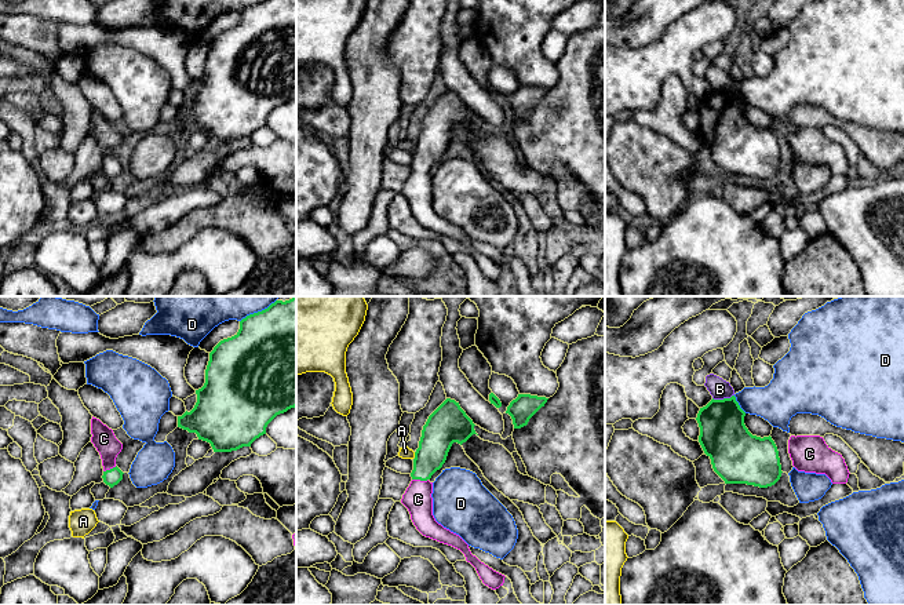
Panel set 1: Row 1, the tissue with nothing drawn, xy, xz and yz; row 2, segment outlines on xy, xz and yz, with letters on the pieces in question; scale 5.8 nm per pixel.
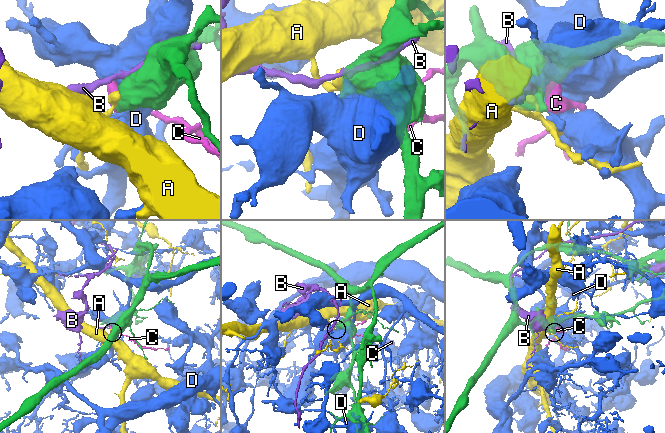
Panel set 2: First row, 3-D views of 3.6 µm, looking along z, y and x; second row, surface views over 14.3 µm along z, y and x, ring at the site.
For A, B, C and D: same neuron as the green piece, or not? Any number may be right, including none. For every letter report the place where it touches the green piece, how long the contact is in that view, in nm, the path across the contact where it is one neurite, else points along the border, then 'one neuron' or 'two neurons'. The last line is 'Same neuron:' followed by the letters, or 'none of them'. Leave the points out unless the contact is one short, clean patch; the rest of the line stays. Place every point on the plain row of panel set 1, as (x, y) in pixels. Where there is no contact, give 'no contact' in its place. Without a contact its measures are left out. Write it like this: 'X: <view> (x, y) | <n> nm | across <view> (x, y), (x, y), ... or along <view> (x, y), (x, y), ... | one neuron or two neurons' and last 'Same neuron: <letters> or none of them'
A: xz (415, 146) | 30 nm | along xz (414, 144), (415, 148) | two neurons
B: yz (724, 90) | 130 nm | two neurons
C: xz (420, 171) | 100 nm | across xz (436, 132), (420, 171), (418, 190) | one neuron
D: yz (737, 95) | 130 nm | two neurons
Same neuron: C

